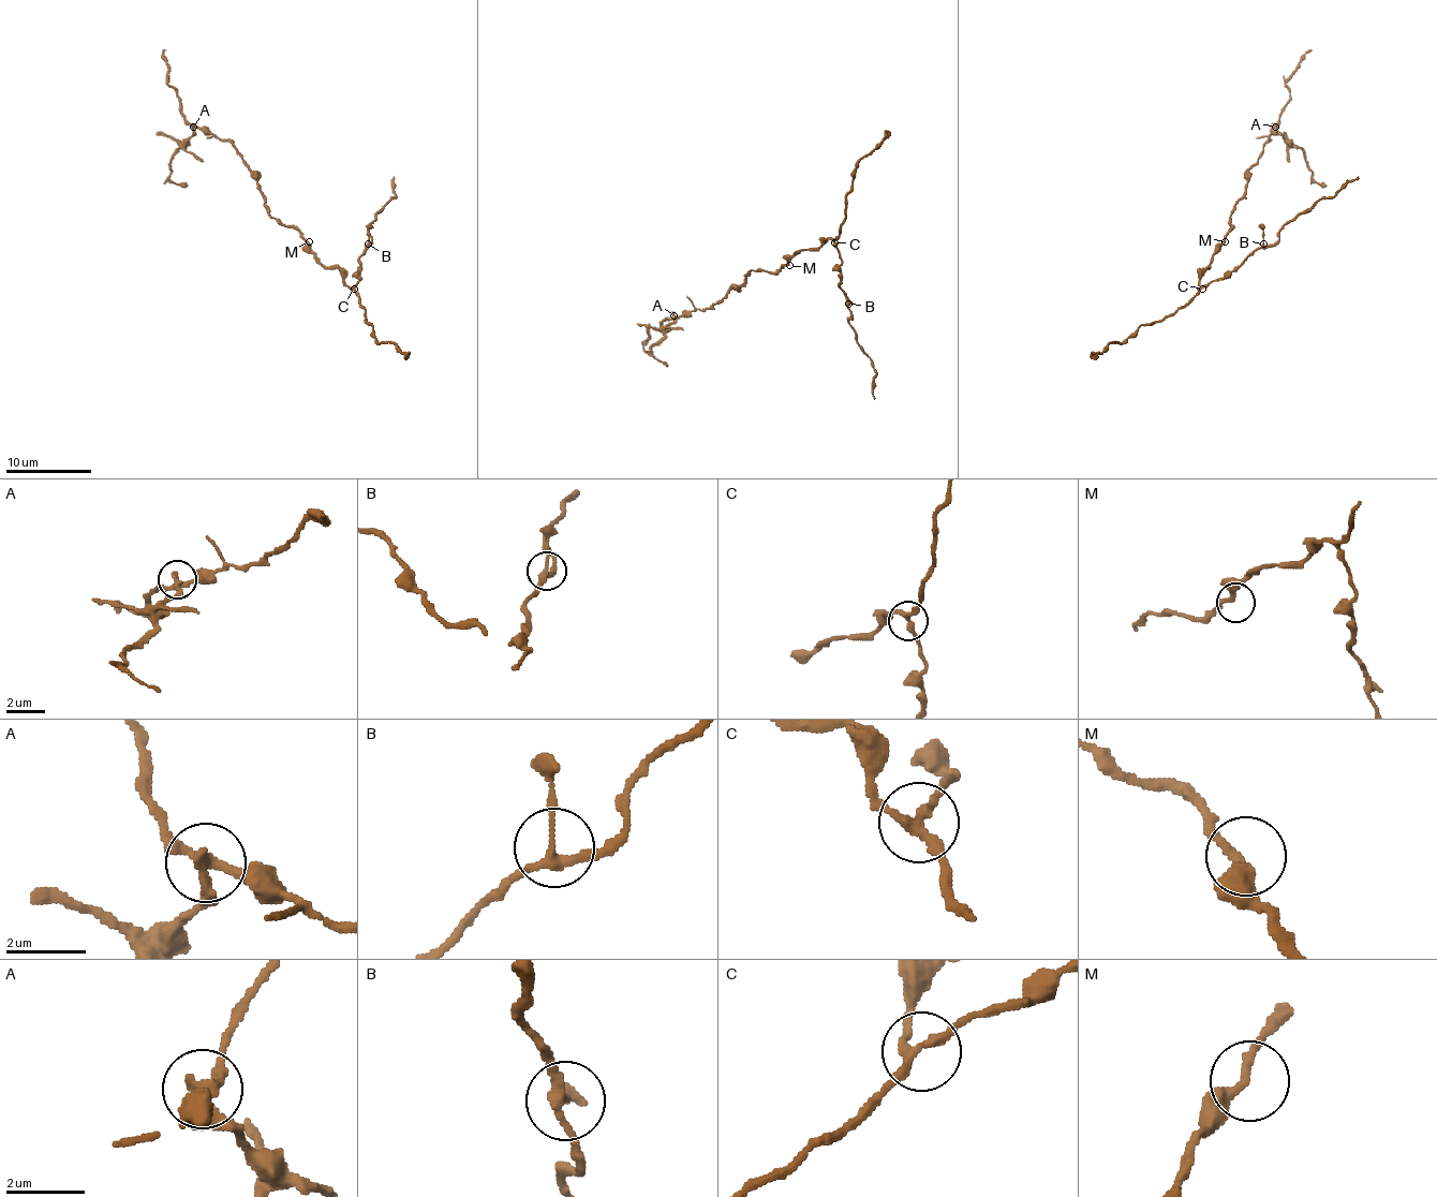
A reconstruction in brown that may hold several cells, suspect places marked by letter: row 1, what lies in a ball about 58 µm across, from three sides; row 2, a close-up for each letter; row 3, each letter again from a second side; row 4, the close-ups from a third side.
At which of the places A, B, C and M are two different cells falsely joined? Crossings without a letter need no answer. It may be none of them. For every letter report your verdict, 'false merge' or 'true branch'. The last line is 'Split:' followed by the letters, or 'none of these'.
A: false merge
B: true branch
C: true branch
M: true branch
Split: A

